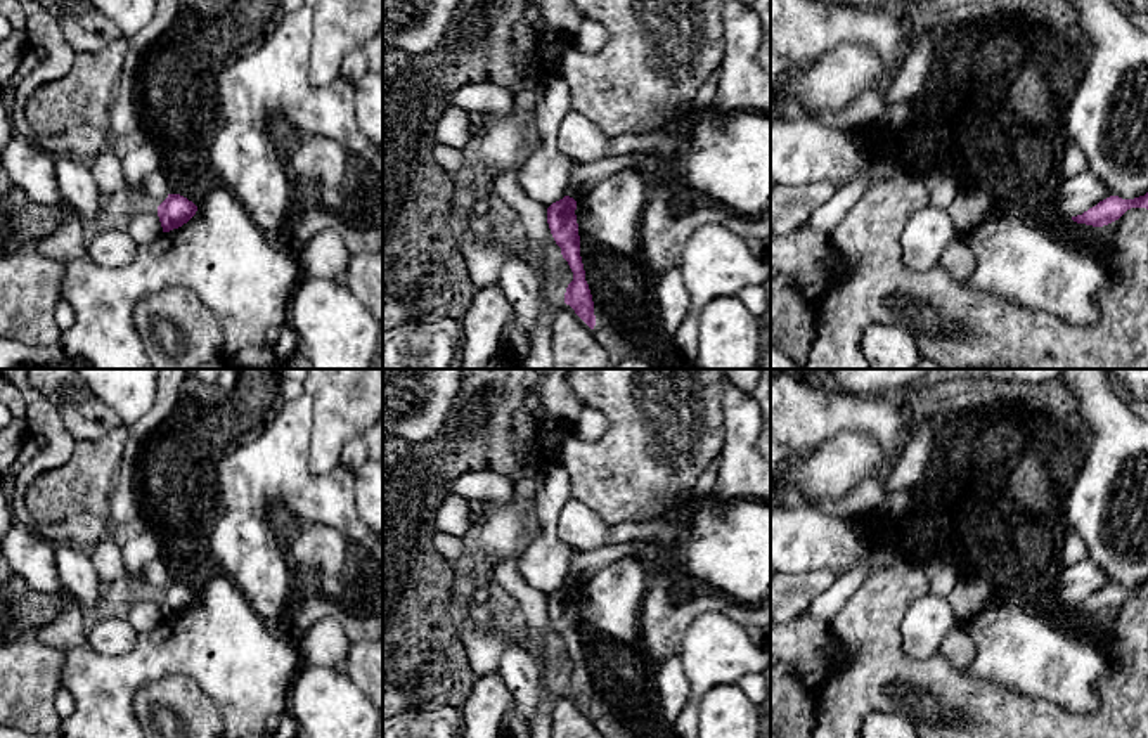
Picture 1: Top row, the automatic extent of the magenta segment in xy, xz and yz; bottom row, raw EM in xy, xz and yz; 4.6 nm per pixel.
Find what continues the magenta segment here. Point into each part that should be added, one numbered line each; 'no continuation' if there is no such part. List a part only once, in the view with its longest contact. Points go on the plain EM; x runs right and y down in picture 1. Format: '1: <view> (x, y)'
no continuation

